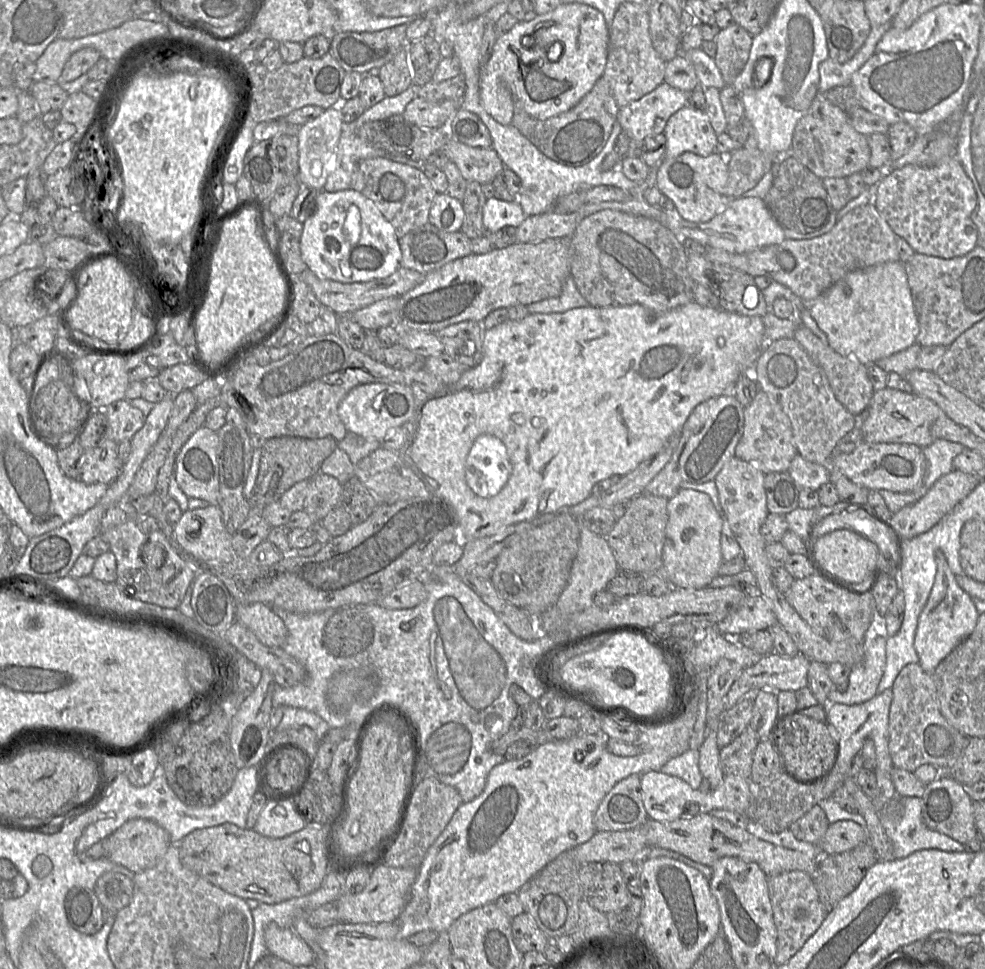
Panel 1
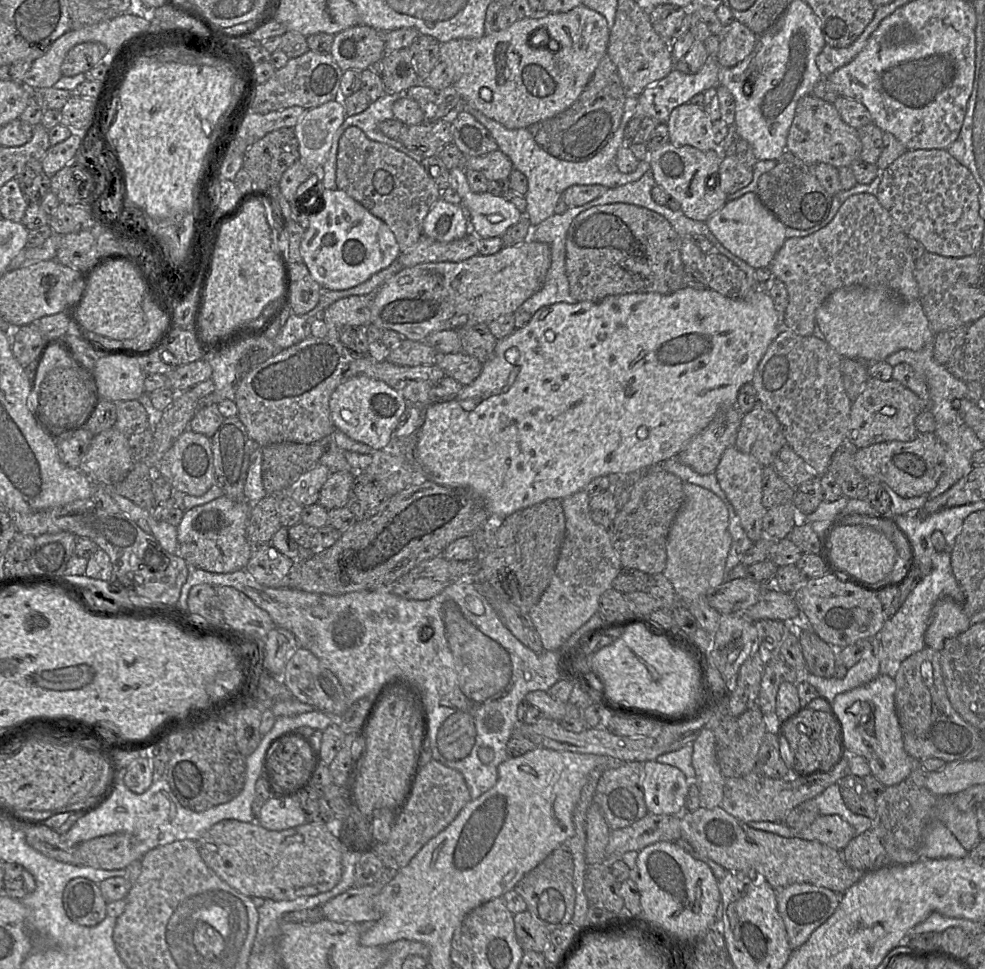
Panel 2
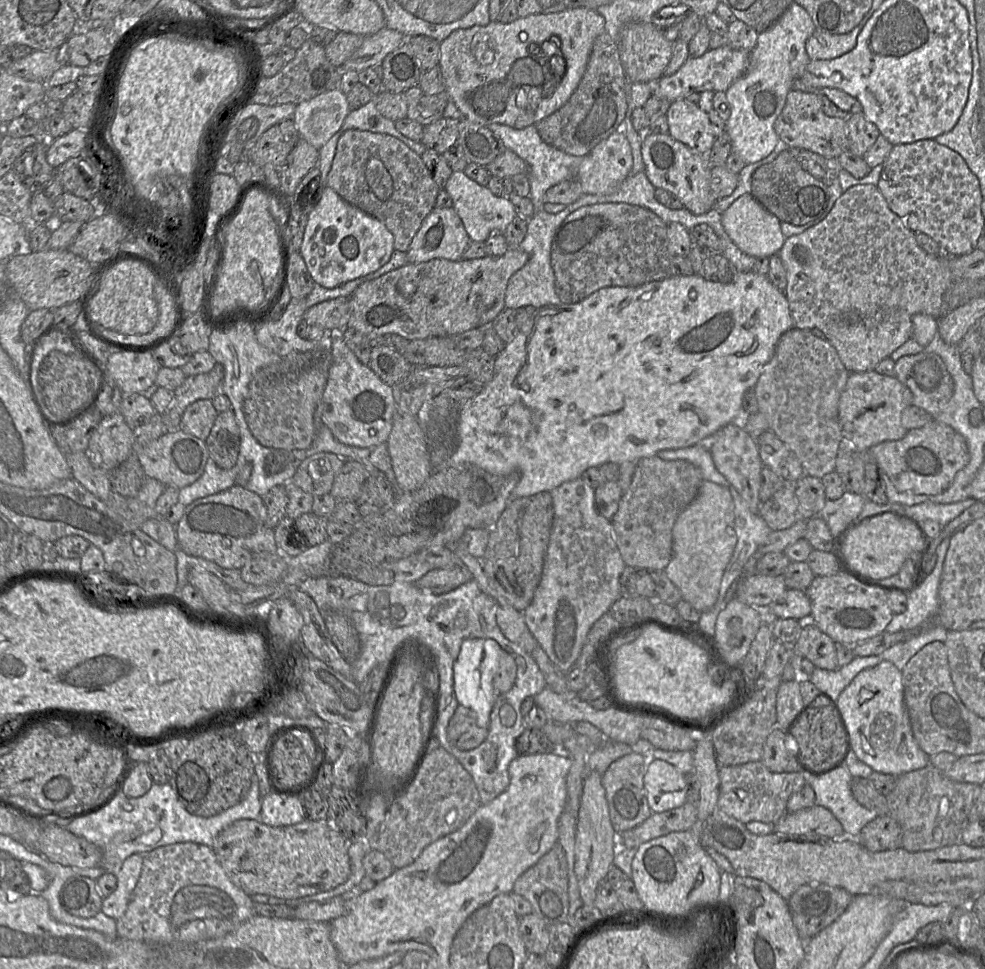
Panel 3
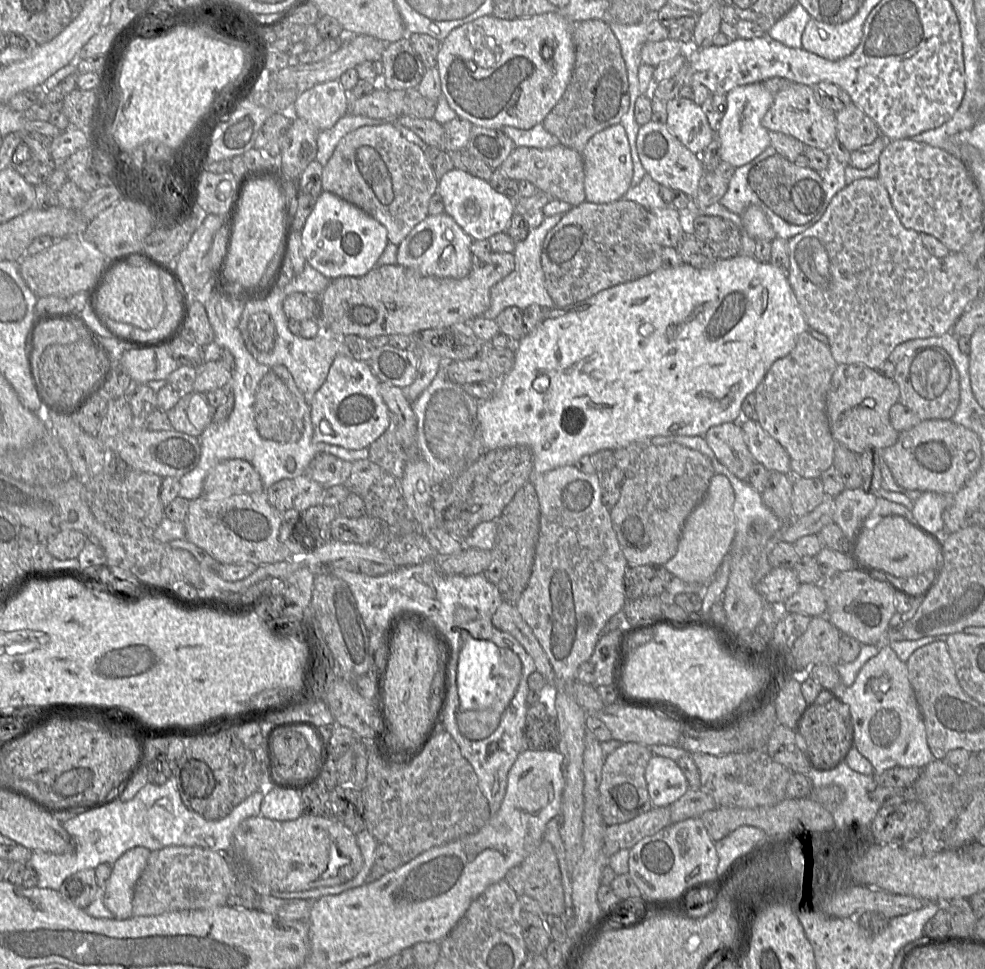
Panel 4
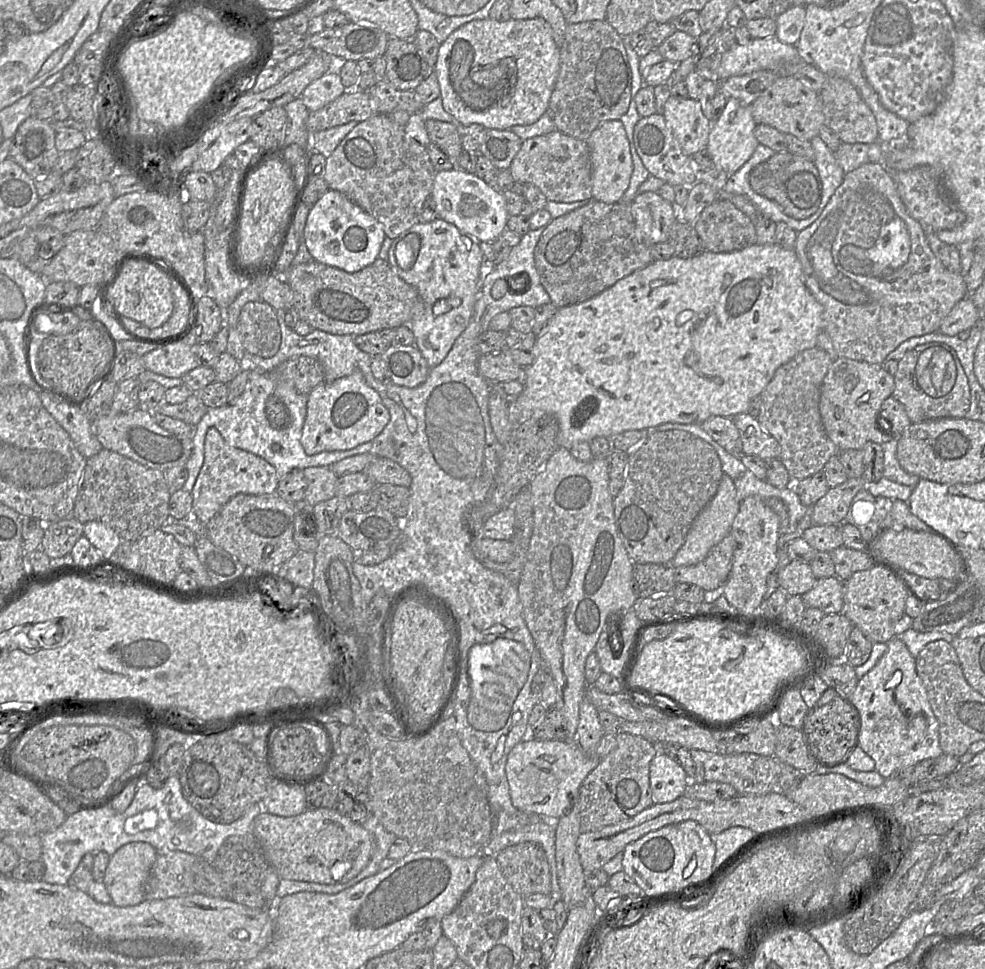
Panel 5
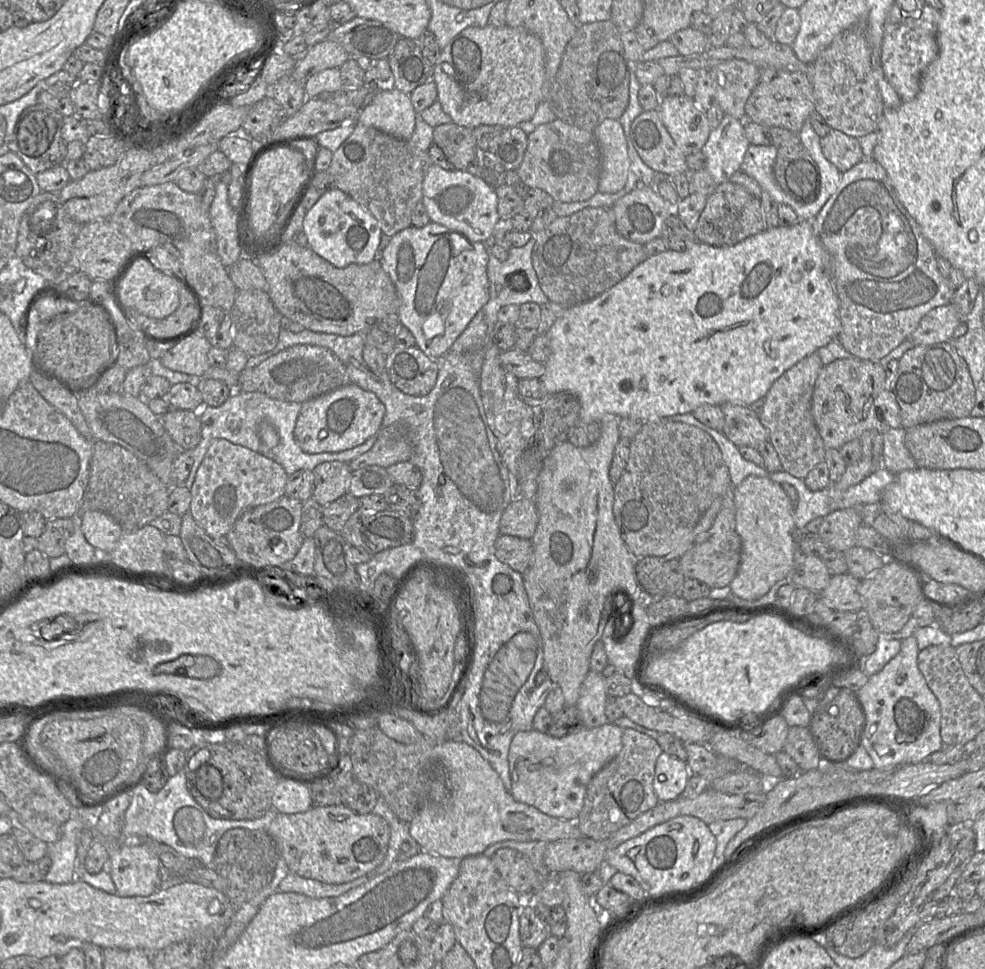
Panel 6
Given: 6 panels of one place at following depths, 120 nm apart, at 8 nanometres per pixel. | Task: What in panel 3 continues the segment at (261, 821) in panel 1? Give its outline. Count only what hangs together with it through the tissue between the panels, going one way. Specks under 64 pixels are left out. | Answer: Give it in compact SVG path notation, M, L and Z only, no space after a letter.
M267 794L263 797L261 821L270 826L287 826L302 822L305 811L299 797Z

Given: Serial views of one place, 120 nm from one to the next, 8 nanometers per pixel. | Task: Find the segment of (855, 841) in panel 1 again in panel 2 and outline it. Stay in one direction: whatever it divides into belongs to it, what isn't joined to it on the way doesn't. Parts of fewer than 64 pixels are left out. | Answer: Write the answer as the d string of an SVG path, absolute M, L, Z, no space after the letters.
M820 814L810 826L796 832L798 838L819 841L839 851L856 836L854 828L839 815Z

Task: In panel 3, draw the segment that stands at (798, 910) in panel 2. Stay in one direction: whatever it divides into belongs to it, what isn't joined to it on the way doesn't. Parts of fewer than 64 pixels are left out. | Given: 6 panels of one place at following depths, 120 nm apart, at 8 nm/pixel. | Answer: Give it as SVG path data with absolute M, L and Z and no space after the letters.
M806 884L787 899L800 937L809 940L833 923L853 899L846 890L827 884Z

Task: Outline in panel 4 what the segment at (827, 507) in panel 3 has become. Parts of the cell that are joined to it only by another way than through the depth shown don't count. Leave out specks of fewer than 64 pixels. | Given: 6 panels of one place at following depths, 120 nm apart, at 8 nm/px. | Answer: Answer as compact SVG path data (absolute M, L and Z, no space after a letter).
M862 487L845 488L834 497L833 522L841 528L848 539L853 536L856 529L873 510L877 498L877 495L865 492Z

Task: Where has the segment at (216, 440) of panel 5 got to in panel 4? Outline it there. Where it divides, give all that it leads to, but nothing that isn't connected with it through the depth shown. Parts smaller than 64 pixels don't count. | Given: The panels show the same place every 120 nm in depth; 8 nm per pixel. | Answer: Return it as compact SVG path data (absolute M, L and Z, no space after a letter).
M230 459L217 463L203 483L206 498L225 498L231 494L263 491L259 473L243 459Z

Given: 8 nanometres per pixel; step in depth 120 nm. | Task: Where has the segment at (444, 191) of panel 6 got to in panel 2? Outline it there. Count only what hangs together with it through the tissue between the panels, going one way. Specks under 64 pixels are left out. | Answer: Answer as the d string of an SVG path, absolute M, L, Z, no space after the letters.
M463 167L450 169L449 183L461 198L470 229L479 238L501 237L507 228L518 223L524 216L513 203L502 196L493 196L487 191L473 192Z

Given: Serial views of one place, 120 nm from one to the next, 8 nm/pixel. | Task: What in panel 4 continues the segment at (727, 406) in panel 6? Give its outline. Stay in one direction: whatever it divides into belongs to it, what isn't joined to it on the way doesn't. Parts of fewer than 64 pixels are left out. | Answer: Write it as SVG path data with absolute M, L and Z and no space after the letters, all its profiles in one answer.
M753 418L740 424L745 441L756 462L763 464L769 471L791 474L790 457L784 447L766 433L759 422Z

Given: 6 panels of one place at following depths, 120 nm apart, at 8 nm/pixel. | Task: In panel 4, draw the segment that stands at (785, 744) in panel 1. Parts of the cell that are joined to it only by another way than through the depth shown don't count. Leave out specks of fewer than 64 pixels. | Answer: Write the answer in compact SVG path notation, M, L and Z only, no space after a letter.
M834 699L824 705L809 705L795 729L797 745L801 750L806 751L812 767L820 770L833 769L839 765L854 738L854 728L848 706Z

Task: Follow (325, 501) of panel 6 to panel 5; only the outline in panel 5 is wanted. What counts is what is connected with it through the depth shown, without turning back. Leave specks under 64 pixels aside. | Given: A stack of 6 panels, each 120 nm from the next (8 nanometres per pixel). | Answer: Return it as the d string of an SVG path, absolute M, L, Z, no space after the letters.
M328 466L310 467L303 470L307 482L304 500L311 506L335 496L338 477Z

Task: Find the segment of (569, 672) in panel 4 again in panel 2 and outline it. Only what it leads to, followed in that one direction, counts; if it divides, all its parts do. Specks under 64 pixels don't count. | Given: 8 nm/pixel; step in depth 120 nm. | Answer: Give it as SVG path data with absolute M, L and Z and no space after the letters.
M583 489L564 499L563 507L566 533L560 548L558 560L551 581L539 601L529 611L531 618L545 650L558 650L567 639L598 612L601 595L612 588L612 582L620 572L622 565L608 534L608 528L593 521L589 503L591 496Z

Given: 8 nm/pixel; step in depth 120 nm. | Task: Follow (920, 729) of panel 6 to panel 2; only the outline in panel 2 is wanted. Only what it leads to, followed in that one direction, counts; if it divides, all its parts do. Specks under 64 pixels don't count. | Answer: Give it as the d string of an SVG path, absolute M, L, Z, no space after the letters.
M880 674L871 682L838 694L832 702L832 713L840 722L846 754L864 757L873 774L886 787L899 784L918 767L921 761L911 757L904 749L902 731L895 709L896 683L894 678Z

